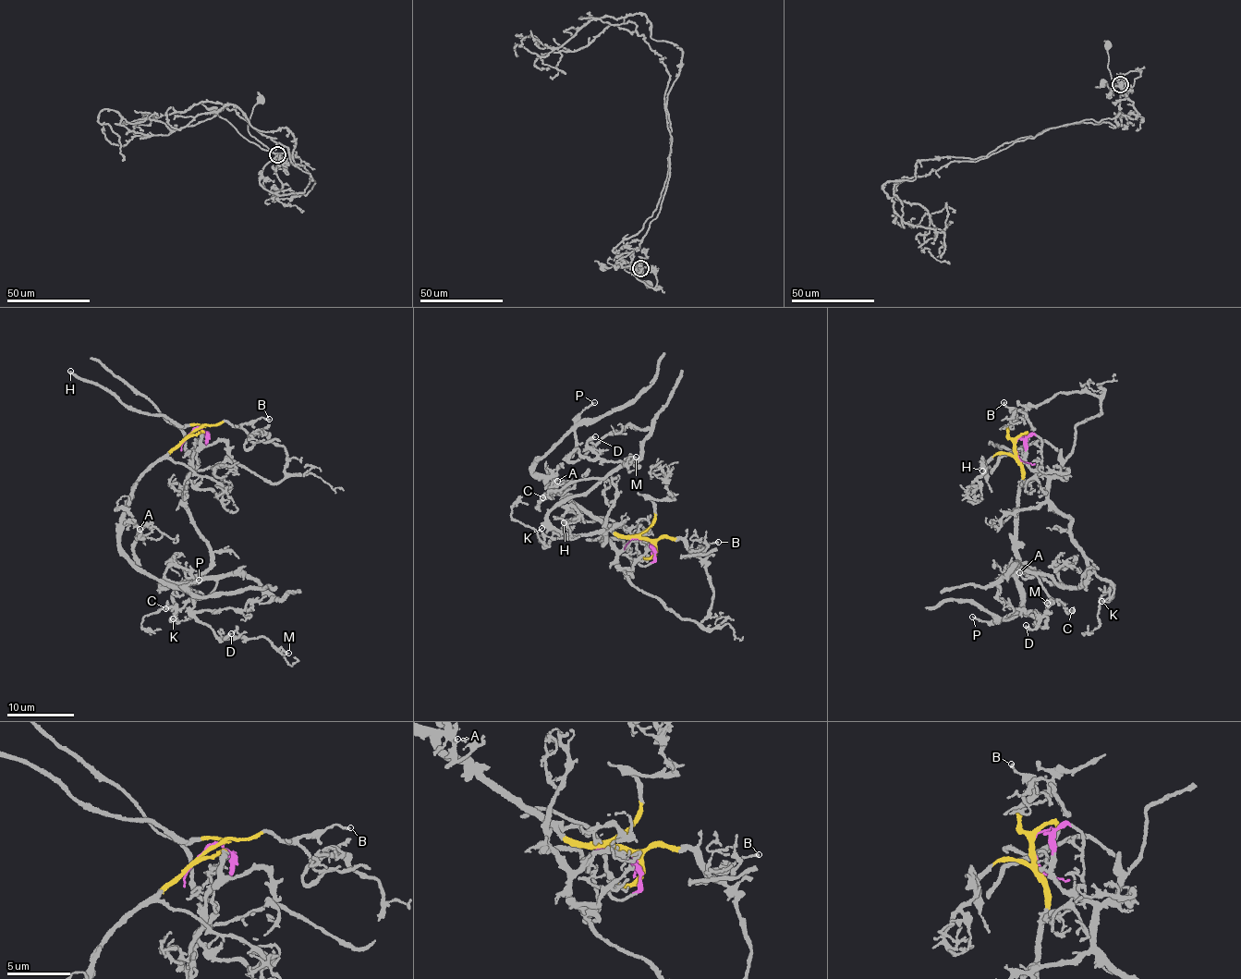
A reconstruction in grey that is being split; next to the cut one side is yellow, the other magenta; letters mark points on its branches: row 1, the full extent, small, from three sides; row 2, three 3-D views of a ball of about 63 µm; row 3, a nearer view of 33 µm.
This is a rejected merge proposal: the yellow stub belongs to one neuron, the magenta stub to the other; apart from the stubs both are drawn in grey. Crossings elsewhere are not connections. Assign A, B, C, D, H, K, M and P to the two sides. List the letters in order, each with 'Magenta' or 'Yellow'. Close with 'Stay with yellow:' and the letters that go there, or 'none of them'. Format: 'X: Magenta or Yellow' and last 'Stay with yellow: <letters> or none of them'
A: Yellow
B: Yellow
C: Magenta
D: Yellow
H: Yellow
K: Magenta
M: Yellow
P: Yellow
Stay with yellow: A, B, D, H, M, P

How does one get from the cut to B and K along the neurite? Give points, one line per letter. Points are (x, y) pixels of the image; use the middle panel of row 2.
B: (645, 540), (678, 537), (694, 549), (719, 542)
K: (645, 540), (655, 547), (635, 540), (617, 549), (600, 541), (601, 532), (547, 546), (541, 528)

